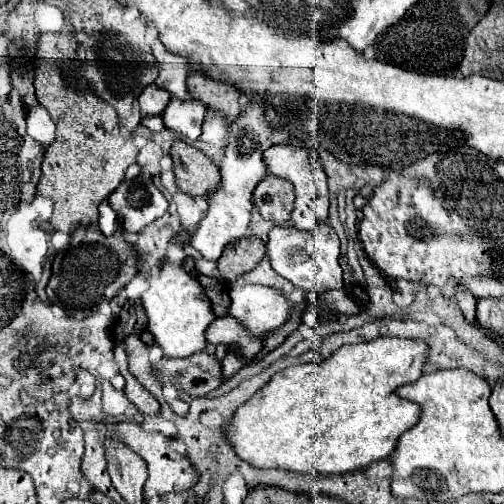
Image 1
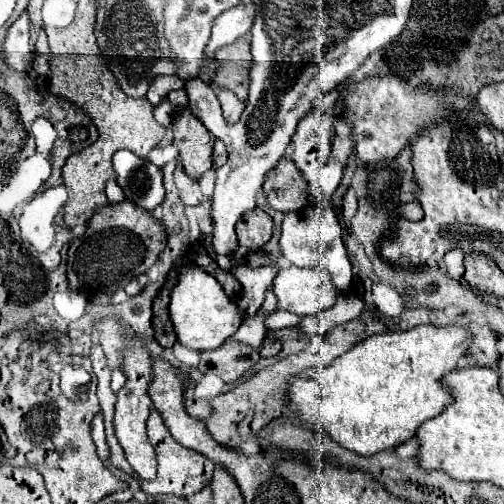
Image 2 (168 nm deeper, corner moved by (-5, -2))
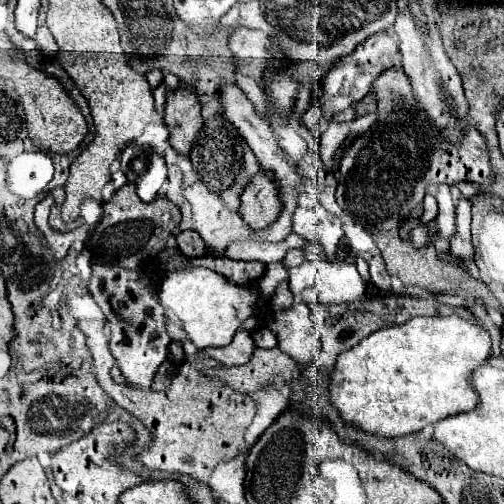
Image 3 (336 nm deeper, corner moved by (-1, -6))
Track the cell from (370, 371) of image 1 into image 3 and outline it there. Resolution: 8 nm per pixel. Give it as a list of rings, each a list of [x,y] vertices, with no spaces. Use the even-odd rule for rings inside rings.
[[[456,314],[452,316],[416,316],[402,326],[382,328],[368,338],[364,338],[354,348],[340,352],[336,358],[336,366],[330,372],[328,392],[330,404],[338,410],[340,418],[346,426],[352,426],[364,434],[398,438],[406,434],[416,434],[428,424],[436,424],[438,420],[468,412],[478,404],[476,392],[468,386],[468,376],[478,366],[486,364],[490,354],[490,336],[480,326],[474,326]]]

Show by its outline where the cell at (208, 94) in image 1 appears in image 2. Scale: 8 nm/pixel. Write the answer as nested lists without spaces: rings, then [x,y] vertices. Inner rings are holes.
[[[224,62],[216,76],[212,86],[224,86],[230,88],[240,100],[248,98],[248,70],[252,62]]]

